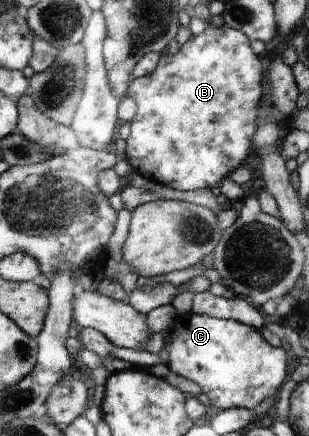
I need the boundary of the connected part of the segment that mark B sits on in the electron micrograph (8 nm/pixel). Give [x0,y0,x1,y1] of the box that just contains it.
[125,25,263,192]

